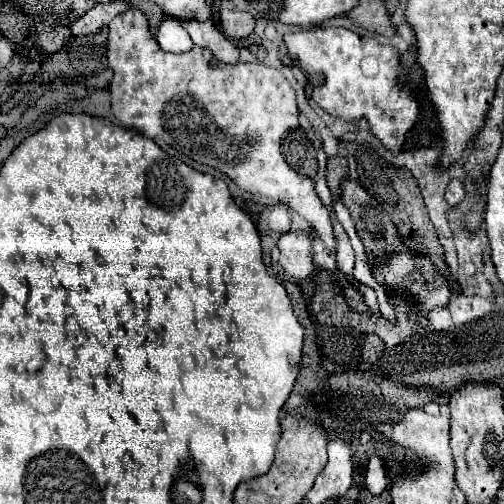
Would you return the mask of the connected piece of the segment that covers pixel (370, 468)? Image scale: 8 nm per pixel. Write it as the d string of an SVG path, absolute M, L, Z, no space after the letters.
M378 455L371 457L367 463L365 487L374 495L380 495L388 487L388 469Z

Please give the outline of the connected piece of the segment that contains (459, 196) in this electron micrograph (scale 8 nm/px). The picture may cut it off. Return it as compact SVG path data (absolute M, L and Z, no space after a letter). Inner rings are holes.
M452 179L446 187L446 201L450 205L456 205L456 203L462 203L466 197L466 189L464 189L464 181L462 179Z

